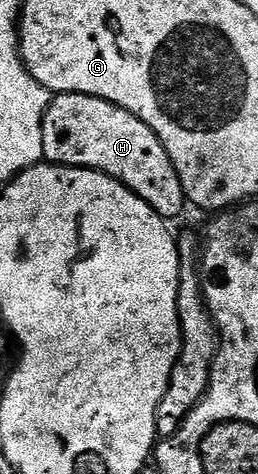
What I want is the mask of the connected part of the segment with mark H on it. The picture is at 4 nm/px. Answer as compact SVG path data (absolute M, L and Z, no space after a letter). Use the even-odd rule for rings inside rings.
M80 93L54 94L43 113L43 155L50 164L92 169L120 181L161 218L172 219L188 204L161 139L137 115L105 99Z

